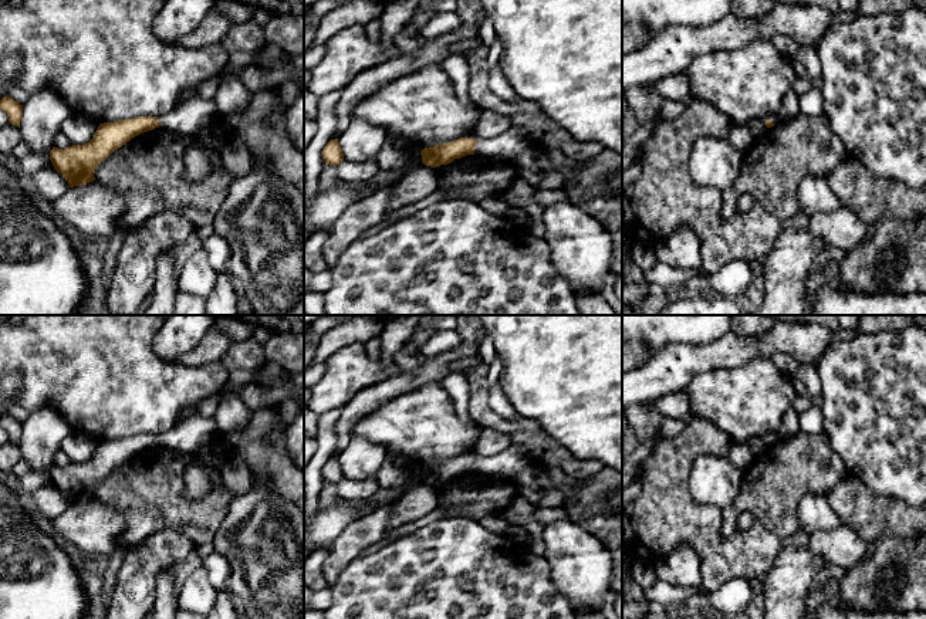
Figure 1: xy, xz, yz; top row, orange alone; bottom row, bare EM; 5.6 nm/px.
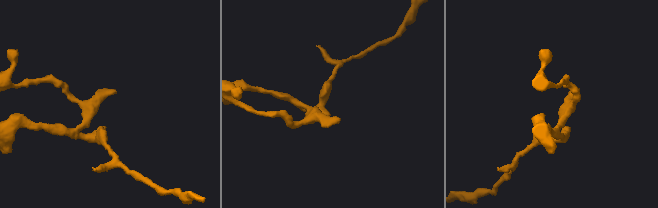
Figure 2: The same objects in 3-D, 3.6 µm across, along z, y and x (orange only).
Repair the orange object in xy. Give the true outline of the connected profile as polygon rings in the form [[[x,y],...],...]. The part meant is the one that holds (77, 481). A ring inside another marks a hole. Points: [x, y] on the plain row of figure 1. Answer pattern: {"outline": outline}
{"outline": [[[193,415],[158,434],[138,434],[99,442],[88,461],[71,463],[65,467],[54,464],[50,469],[50,478],[54,487],[68,500],[70,505],[82,504],[94,500],[97,484],[132,456],[155,446],[186,454],[197,454],[203,444],[216,437],[217,427],[214,419]]]}

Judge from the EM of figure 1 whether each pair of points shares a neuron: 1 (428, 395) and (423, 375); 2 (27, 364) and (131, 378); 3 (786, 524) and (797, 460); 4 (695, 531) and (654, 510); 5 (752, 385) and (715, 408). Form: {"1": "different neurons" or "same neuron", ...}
{"1": "different neurons", "2": "same neuron", "3": "same neuron", "4": "same neuron", "5": "same neuron"}

